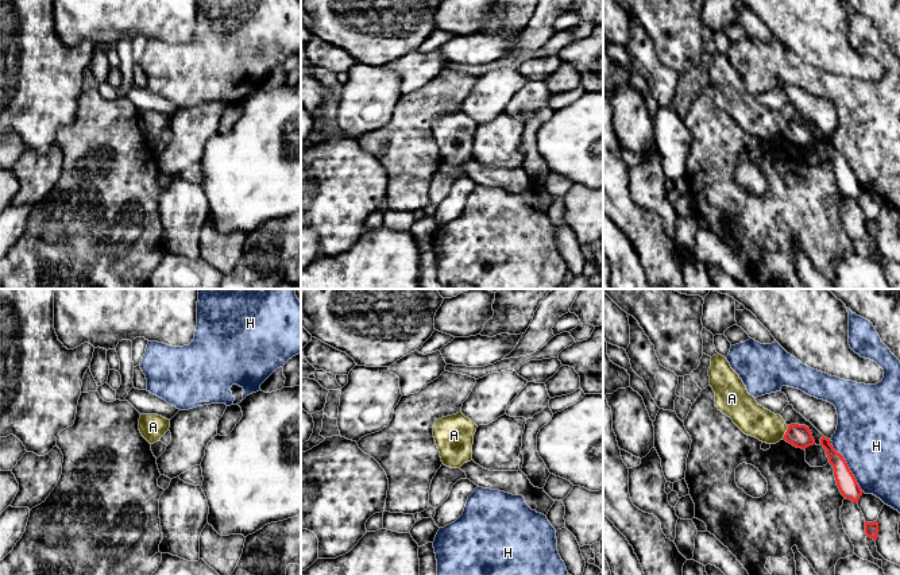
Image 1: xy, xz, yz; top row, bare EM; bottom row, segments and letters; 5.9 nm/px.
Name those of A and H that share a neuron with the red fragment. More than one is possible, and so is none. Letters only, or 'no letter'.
no letter

